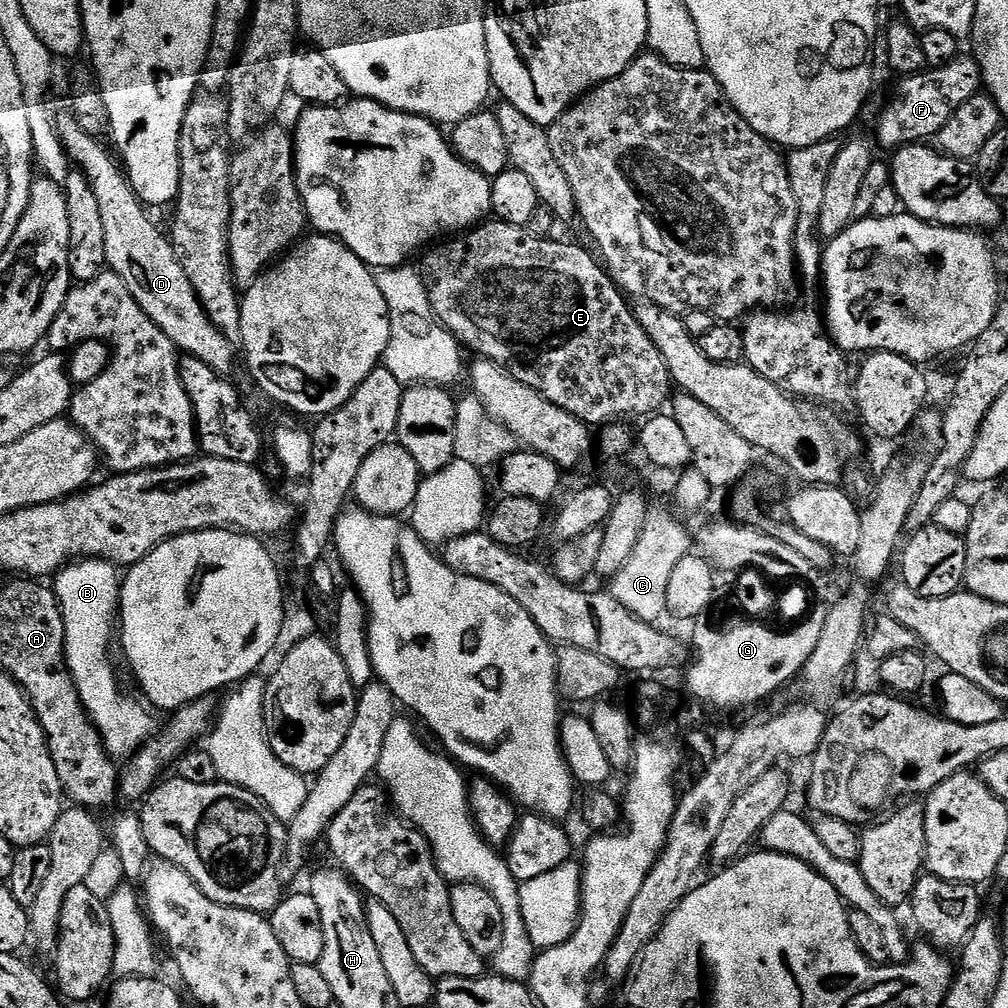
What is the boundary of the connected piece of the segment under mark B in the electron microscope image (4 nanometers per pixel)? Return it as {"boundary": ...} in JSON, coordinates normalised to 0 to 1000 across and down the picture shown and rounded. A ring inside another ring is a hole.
{"boundary":[[[80,554],[60,564],[54,586],[64,615],[64,653],[87,710],[95,717],[107,749],[127,752],[151,733],[157,718],[151,715],[152,707],[138,693],[123,690],[111,660],[111,626],[117,623],[121,578],[120,568],[115,566],[116,561],[110,556]]]}

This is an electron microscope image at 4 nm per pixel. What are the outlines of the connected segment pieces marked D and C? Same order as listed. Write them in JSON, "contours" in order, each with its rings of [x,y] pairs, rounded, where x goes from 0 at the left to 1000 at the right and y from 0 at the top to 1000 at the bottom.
{"contours":[[[[74,114],[60,115],[60,134],[66,158],[79,163],[82,172],[97,196],[101,208],[101,224],[105,228],[106,265],[116,270],[128,283],[133,284],[136,300],[143,311],[161,326],[167,335],[175,340],[180,350],[191,357],[199,357],[204,363],[219,371],[234,361],[236,349],[213,319],[206,313],[206,307],[198,299],[185,268],[183,259],[177,253],[170,237],[159,231],[159,226],[146,214],[144,203],[129,186],[126,174],[113,158],[112,152],[94,139],[88,128],[78,124]]],[[[644,507],[643,517],[637,526],[637,534],[633,534],[629,550],[625,550],[621,562],[617,562],[617,565],[606,572],[607,592],[617,597],[617,601],[621,601],[625,609],[637,613],[637,617],[655,617],[658,611],[664,610],[661,587],[668,566],[672,564],[673,558],[684,552],[688,544],[688,533],[679,525],[679,520],[673,513],[666,512],[663,508]]]]}

